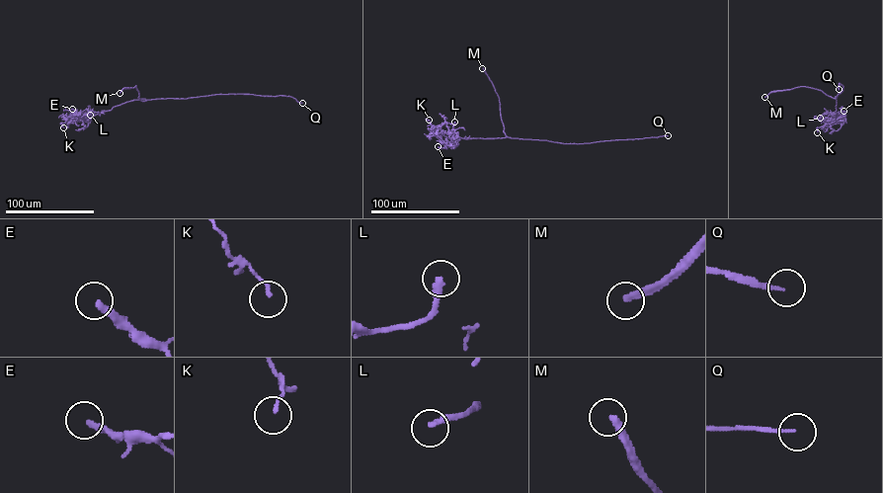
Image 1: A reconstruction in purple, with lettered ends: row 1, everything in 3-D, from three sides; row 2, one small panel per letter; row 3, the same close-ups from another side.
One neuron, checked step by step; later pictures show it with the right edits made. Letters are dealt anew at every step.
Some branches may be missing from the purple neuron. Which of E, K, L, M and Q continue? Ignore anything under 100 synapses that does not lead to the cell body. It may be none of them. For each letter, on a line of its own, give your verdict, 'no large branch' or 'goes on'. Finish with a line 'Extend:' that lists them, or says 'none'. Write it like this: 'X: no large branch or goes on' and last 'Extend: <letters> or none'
E: no large branch
K: no large branch
L: no large branch
M: goes on
Q: goes on
Extend: M, Q

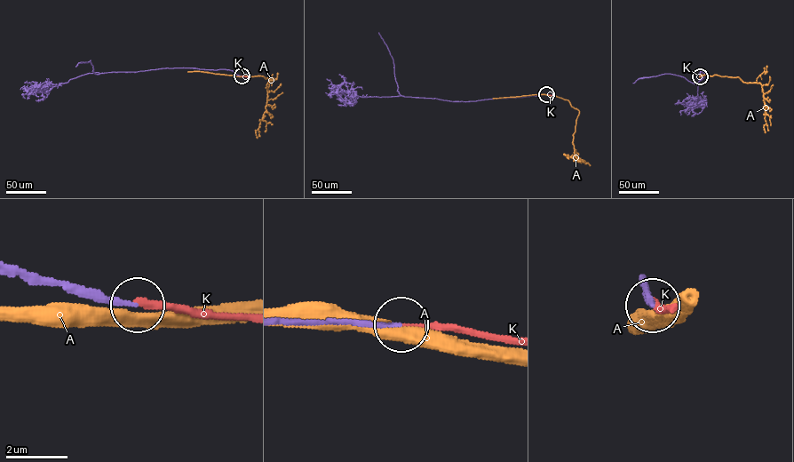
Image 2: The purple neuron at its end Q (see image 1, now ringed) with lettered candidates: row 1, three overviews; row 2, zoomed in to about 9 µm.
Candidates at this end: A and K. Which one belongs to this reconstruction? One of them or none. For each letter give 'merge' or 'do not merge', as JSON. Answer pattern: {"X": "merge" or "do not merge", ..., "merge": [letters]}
{"A": "do not merge", "K": "merge", "merge": ["K"]}

